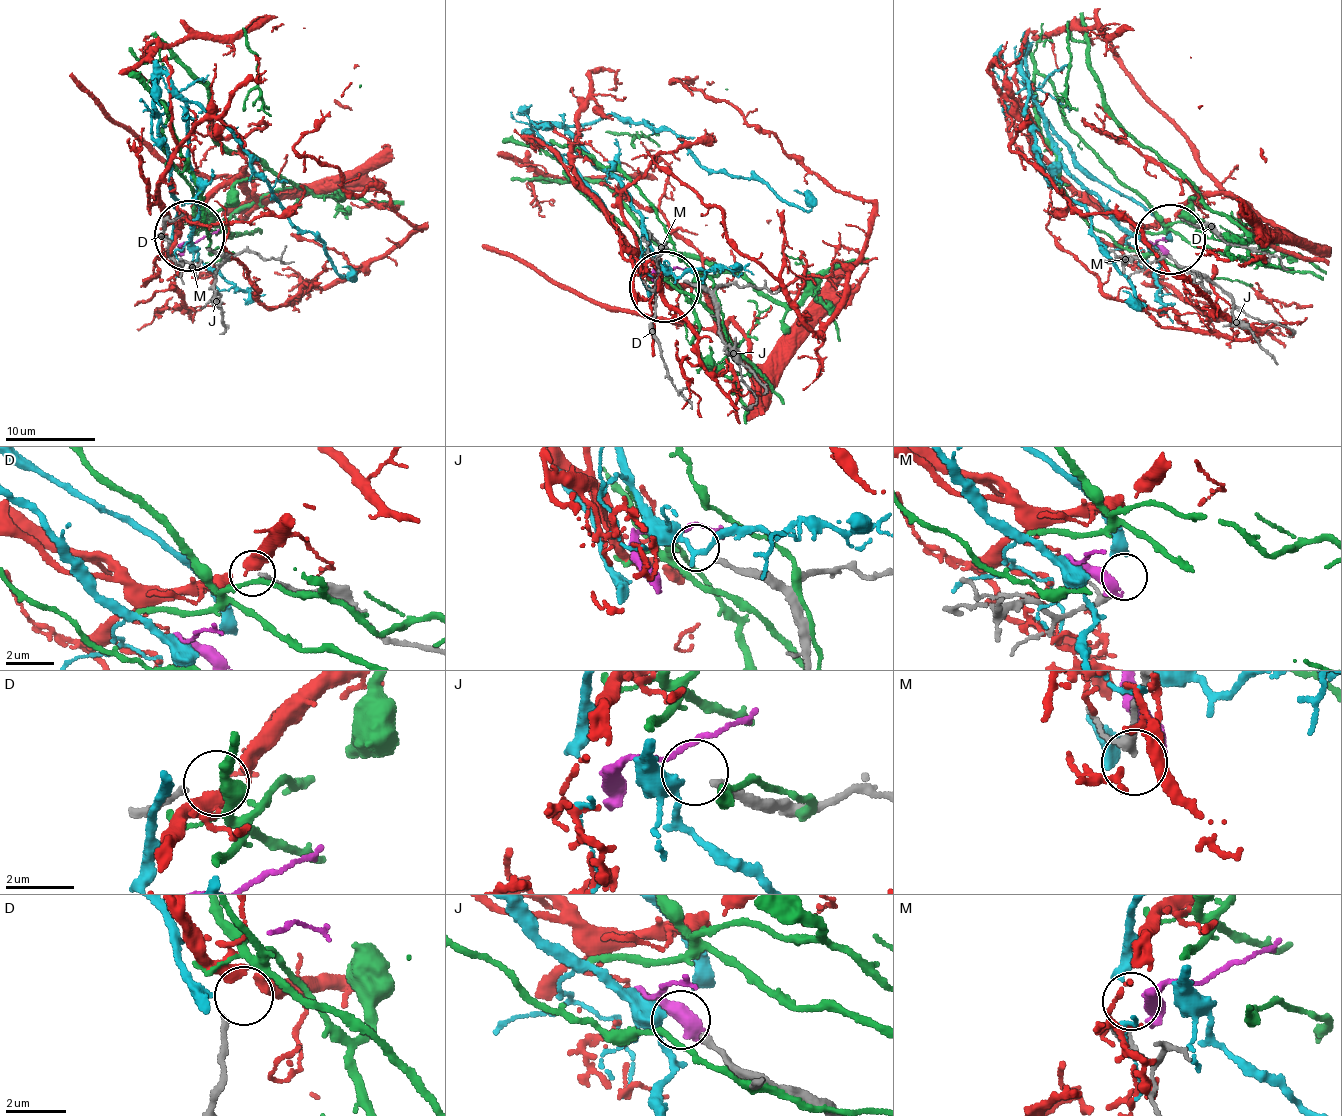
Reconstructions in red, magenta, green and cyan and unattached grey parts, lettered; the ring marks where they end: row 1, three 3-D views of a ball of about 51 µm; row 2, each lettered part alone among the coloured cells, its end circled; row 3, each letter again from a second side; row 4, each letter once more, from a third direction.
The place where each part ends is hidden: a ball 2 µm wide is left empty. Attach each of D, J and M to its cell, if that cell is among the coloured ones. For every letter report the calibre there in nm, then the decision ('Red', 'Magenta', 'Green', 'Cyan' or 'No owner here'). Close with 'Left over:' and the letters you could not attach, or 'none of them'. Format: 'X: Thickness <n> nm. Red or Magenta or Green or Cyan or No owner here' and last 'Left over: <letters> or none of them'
D: Thickness 170 nm. Red
J: Thickness 240 nm. Cyan
M: Thickness 200 nm. No owner here
Left over: M

